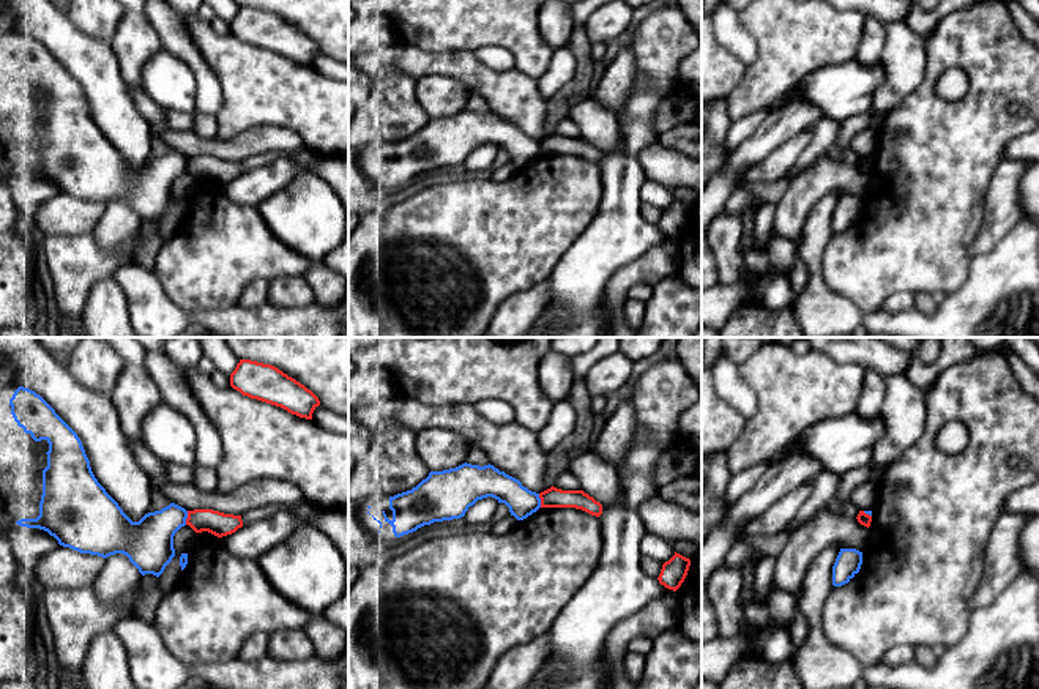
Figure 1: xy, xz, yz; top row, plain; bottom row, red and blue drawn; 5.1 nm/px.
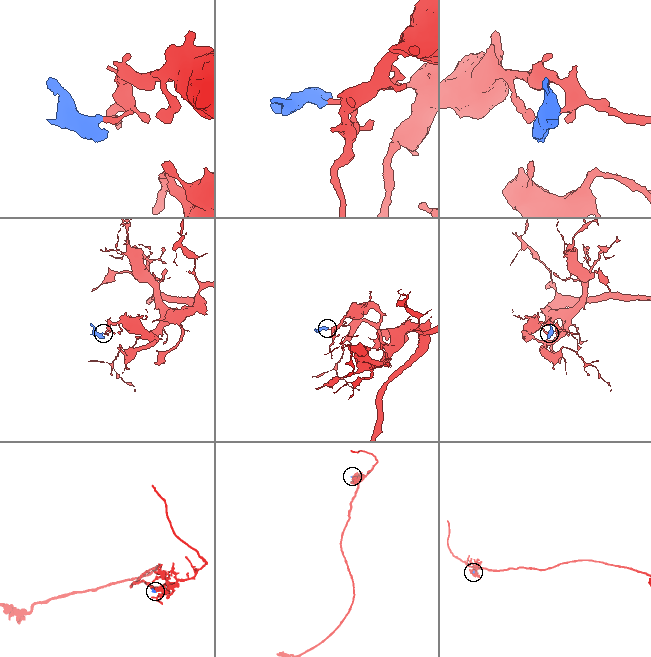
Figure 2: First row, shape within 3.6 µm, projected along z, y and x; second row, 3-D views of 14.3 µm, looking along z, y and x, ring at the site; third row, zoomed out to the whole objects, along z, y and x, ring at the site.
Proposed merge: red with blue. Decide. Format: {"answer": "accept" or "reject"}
{"answer": "reject"}

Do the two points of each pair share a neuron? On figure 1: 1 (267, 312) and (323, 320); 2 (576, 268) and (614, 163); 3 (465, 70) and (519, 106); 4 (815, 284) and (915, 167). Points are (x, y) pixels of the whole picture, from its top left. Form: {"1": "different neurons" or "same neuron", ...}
{"1": "same neuron", "2": "same neuron", "3": "same neuron", "4": "different neurons"}

